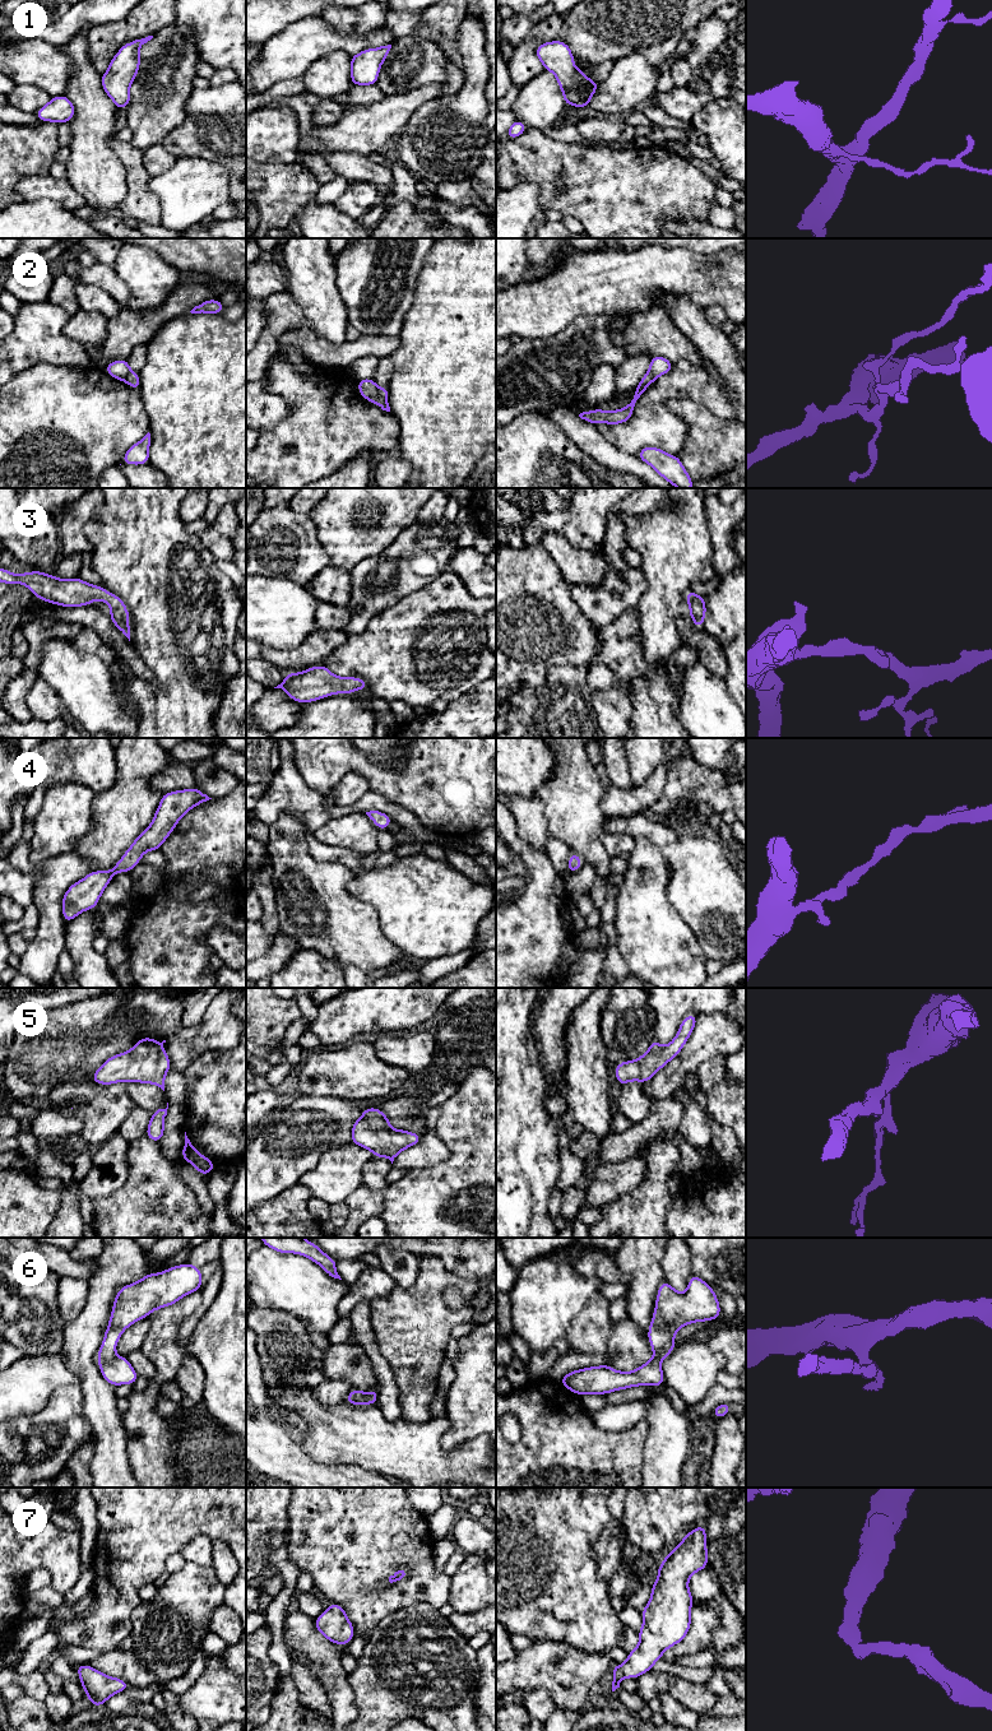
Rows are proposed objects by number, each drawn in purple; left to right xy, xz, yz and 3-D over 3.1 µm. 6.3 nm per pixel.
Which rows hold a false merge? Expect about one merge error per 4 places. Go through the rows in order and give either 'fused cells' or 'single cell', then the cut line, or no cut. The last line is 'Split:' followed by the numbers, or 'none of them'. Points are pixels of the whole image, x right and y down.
1: single cell; cut none
2: fused cells; cut xy (130, 371), (124, 380)
3: single cell; cut none
4: single cell; cut none
5: single cell; cut none
6: single cell; cut none
7: single cell; cut none
Split: 2

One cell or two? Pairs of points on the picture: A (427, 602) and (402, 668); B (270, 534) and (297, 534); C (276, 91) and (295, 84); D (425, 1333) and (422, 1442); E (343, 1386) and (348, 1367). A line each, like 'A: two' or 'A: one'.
A: one
B: one
C: one
D: two
E: two

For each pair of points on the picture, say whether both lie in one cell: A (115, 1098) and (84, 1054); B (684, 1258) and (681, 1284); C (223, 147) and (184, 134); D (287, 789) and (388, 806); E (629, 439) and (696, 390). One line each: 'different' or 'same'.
A: different
B: same
C: same
D: same
E: same

